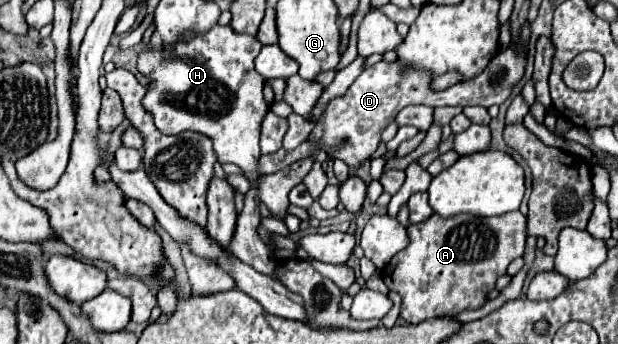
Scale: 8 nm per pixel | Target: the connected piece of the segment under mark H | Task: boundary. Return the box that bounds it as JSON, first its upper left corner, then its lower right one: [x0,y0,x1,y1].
[138,24,270,184]

